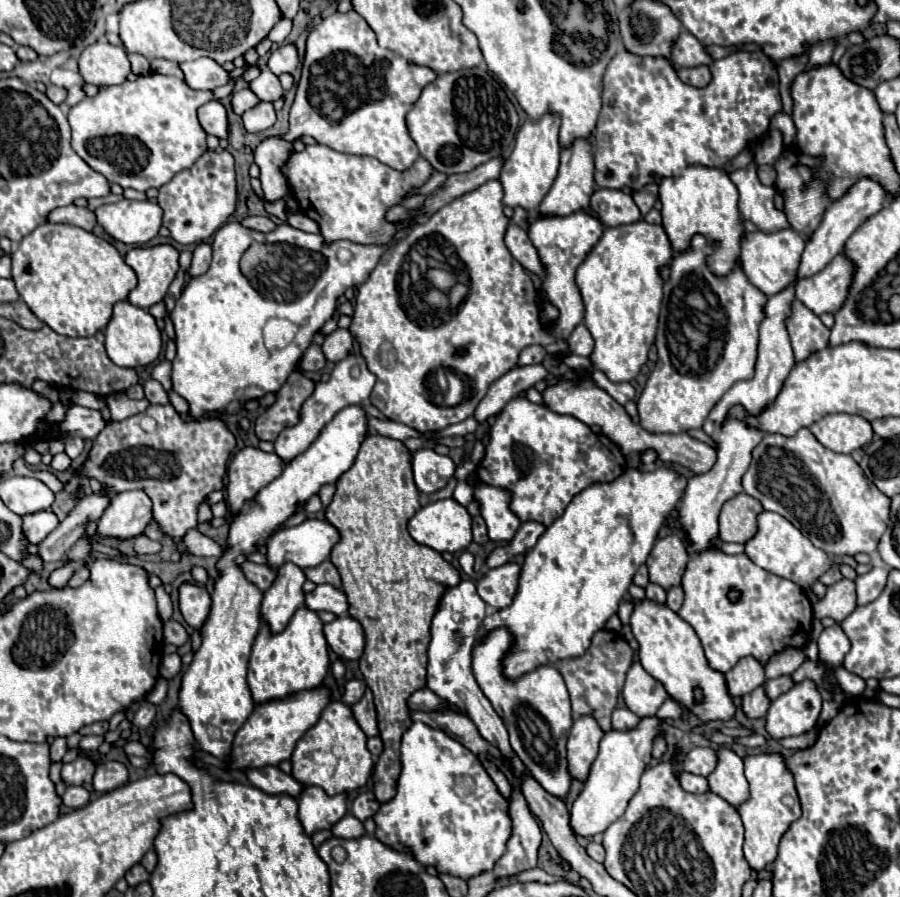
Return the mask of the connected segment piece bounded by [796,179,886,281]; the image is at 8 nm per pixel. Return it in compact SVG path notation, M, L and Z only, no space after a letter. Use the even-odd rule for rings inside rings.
M860 179L844 197L840 197L838 201L834 201L822 215L820 225L812 231L812 235L806 239L806 247L796 271L796 281L806 279L816 275L818 271L822 271L844 247L844 243L850 239L850 235L854 233L854 229L858 229L858 225L862 225L862 221L866 221L868 217L872 217L874 213L878 213L884 207L884 189L872 181L872 179Z

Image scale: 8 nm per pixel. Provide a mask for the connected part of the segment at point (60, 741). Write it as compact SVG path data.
M56 737L52 741L52 745L50 745L50 757L52 757L52 761L62 761L66 749L68 749L66 747L66 737Z

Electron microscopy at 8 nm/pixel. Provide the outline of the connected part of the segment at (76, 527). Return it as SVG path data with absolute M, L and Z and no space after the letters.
M88 495L82 497L76 507L66 515L66 519L38 545L38 555L44 561L60 561L68 549L86 533L86 525L90 521L98 521L108 507L110 497L104 495Z

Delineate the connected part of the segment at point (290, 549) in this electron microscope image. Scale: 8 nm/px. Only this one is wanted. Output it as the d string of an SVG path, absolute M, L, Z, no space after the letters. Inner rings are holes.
M308 519L296 527L290 529L282 529L276 531L268 541L266 541L266 565L272 569L282 567L286 561L292 561L294 565L298 565L300 569L308 569L308 567L316 567L322 561L326 561L330 557L330 549L334 547L334 543L338 541L338 531L328 523L328 521L320 521L320 519Z

